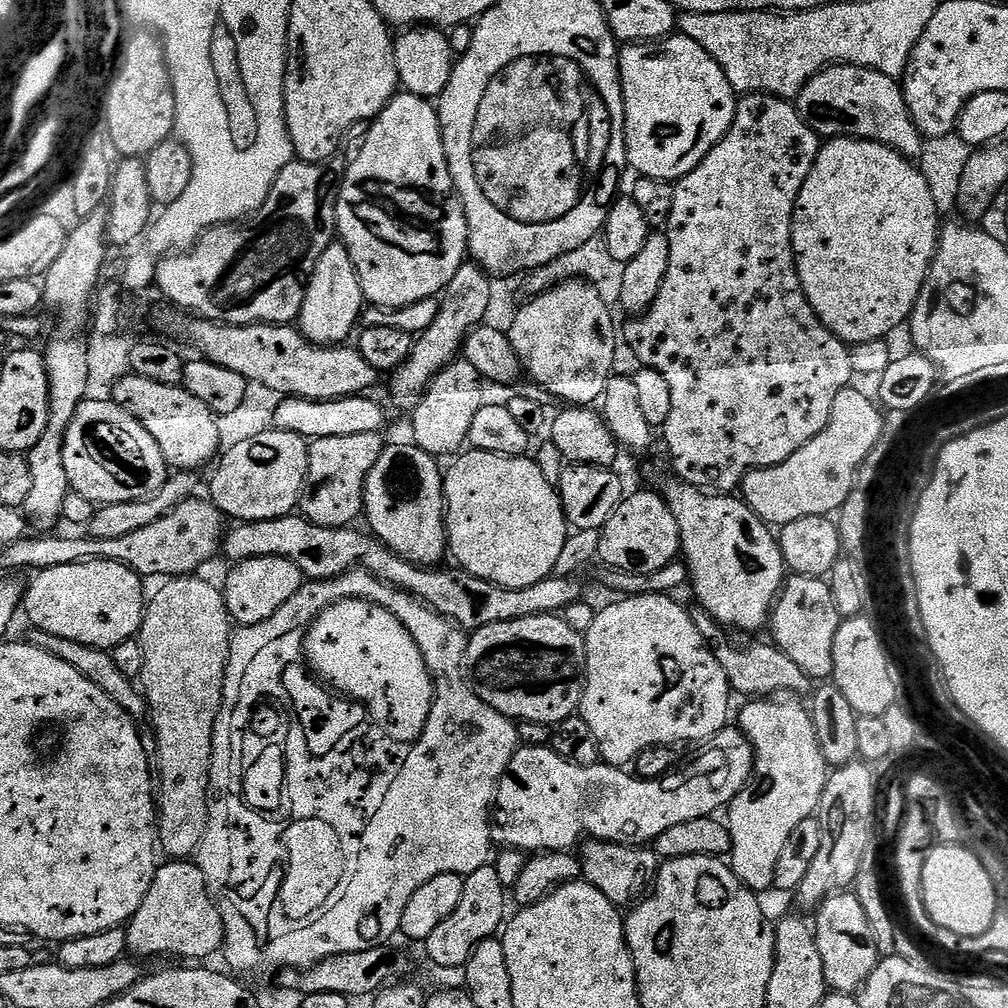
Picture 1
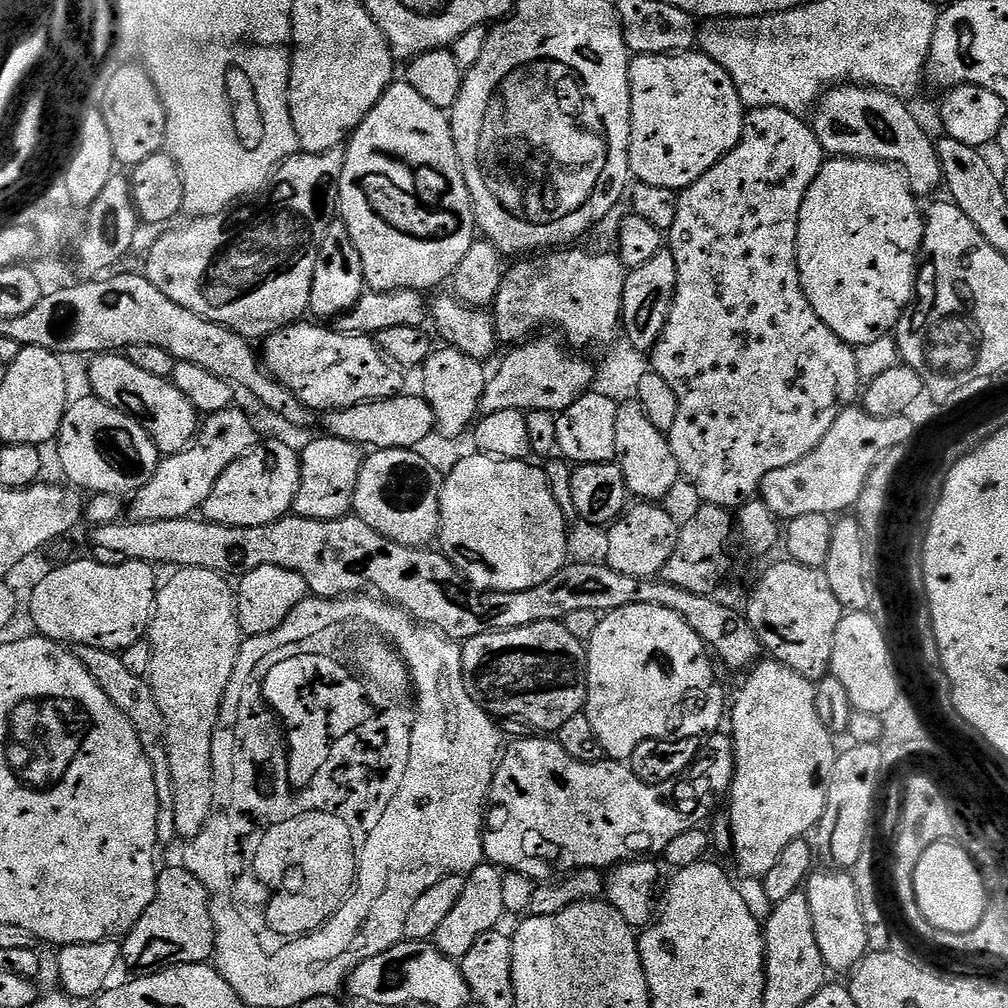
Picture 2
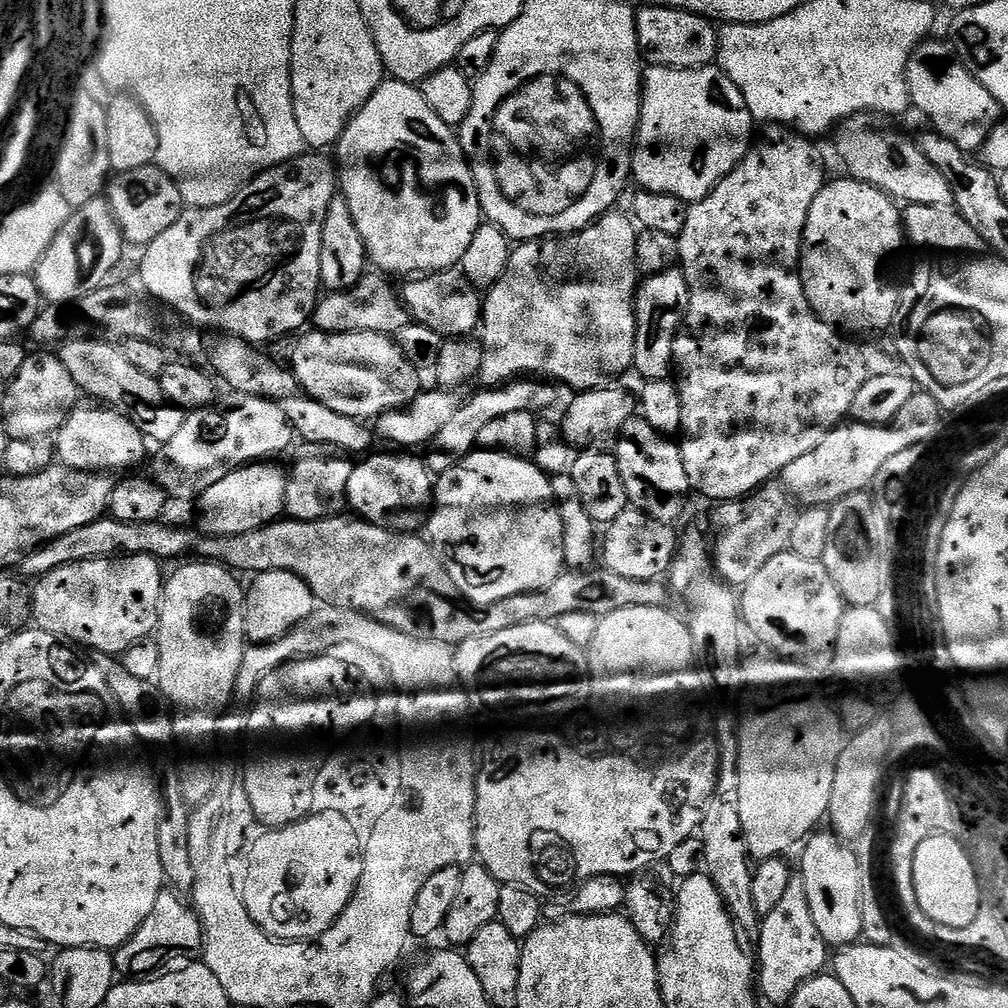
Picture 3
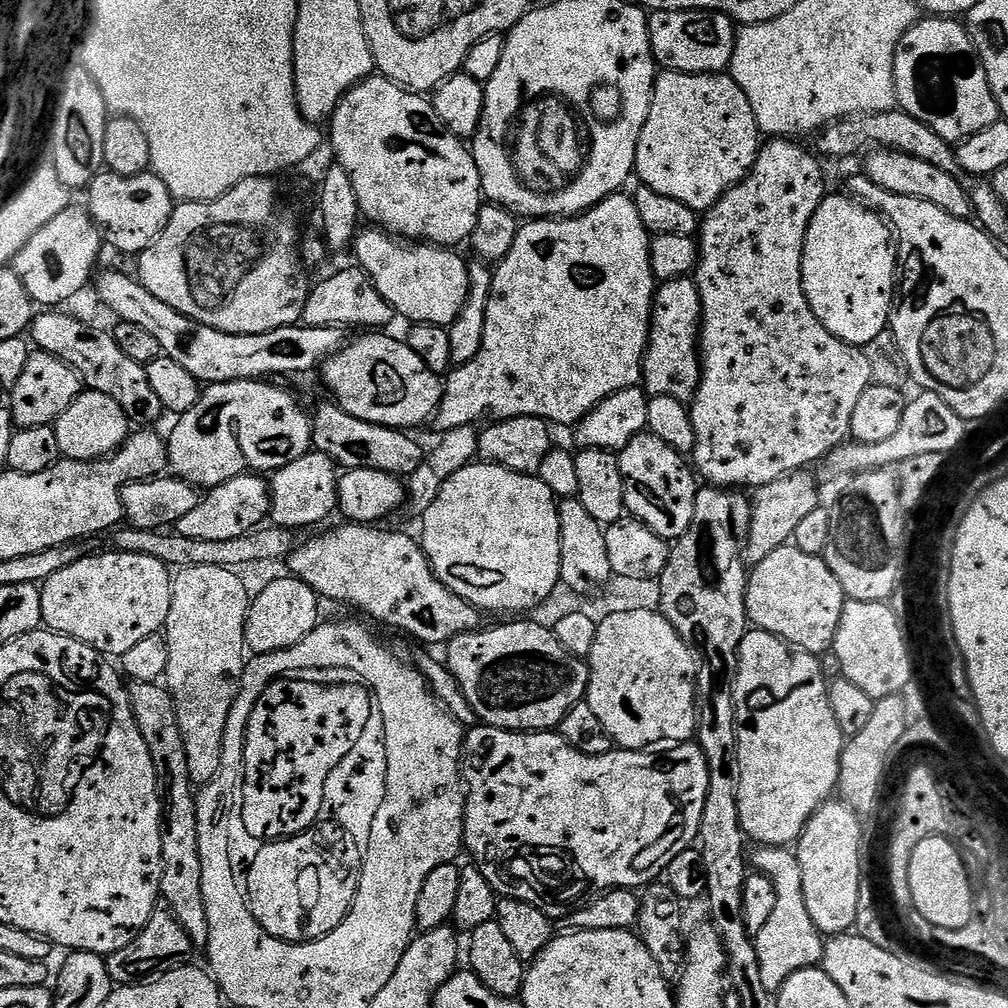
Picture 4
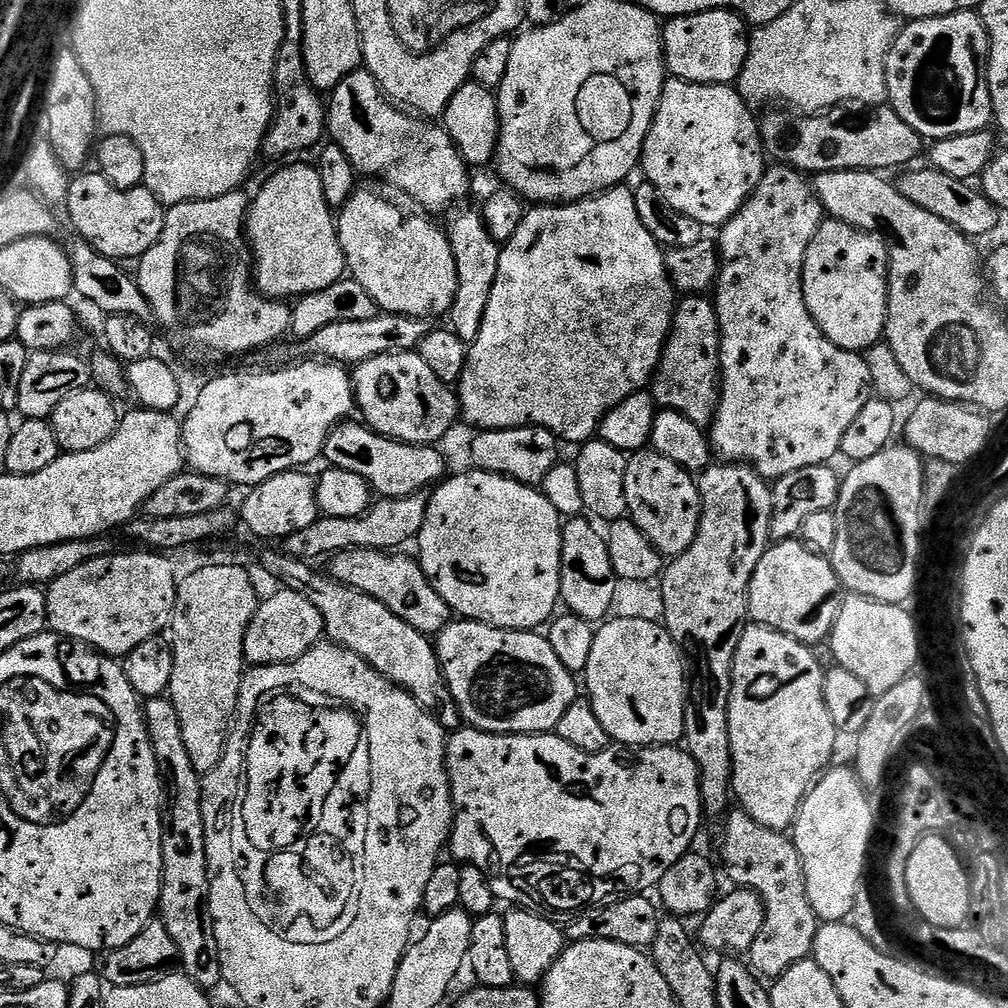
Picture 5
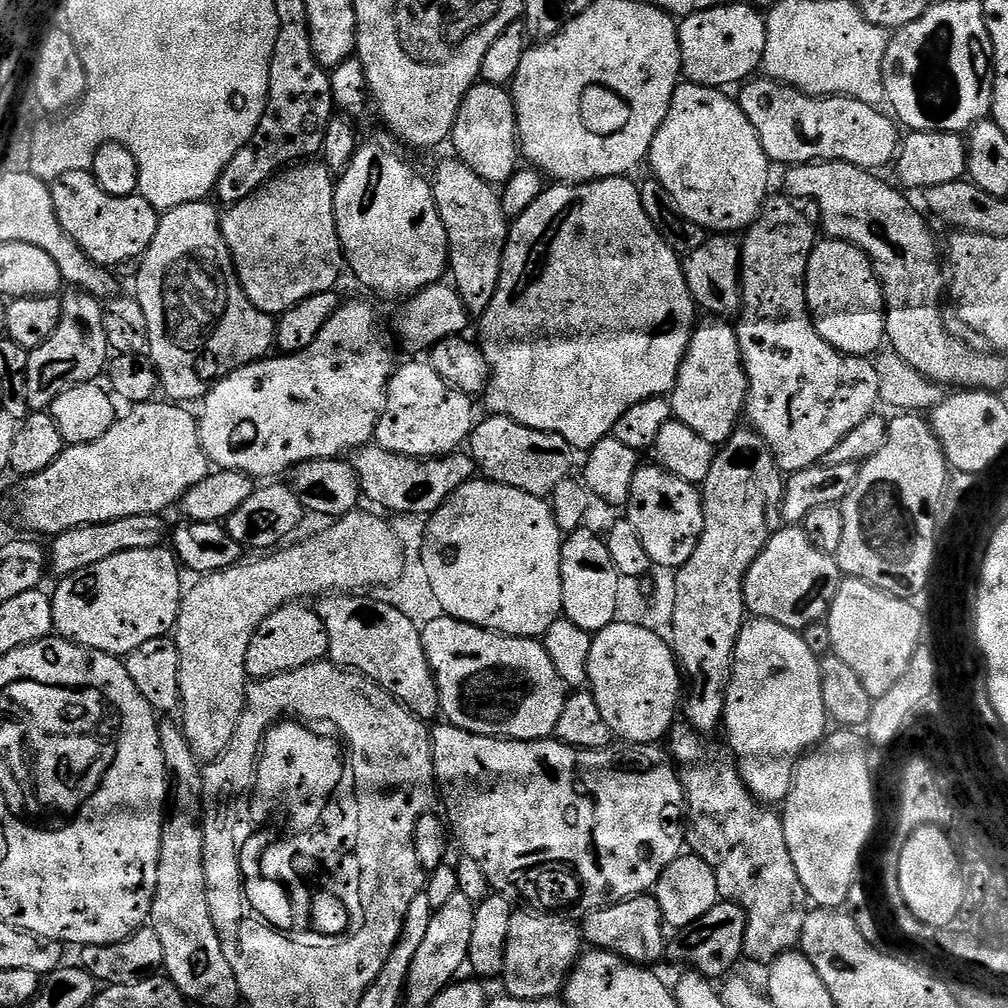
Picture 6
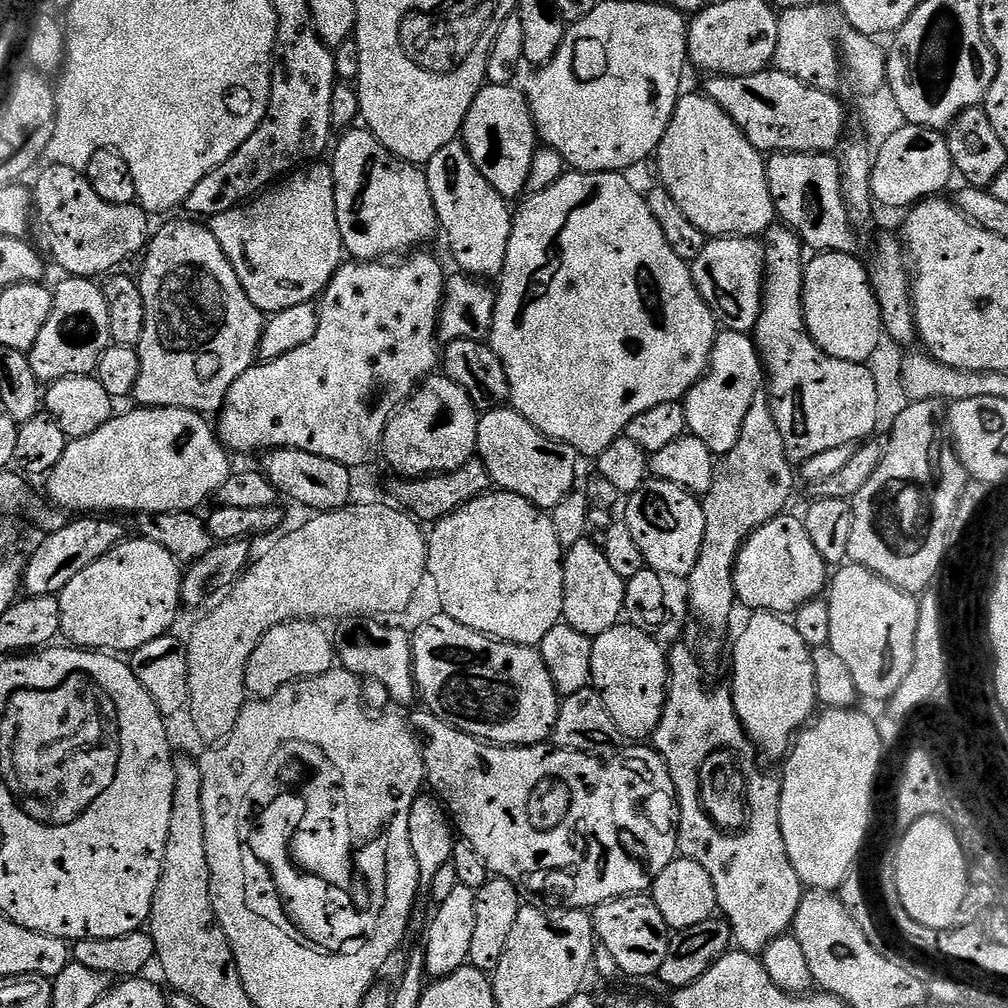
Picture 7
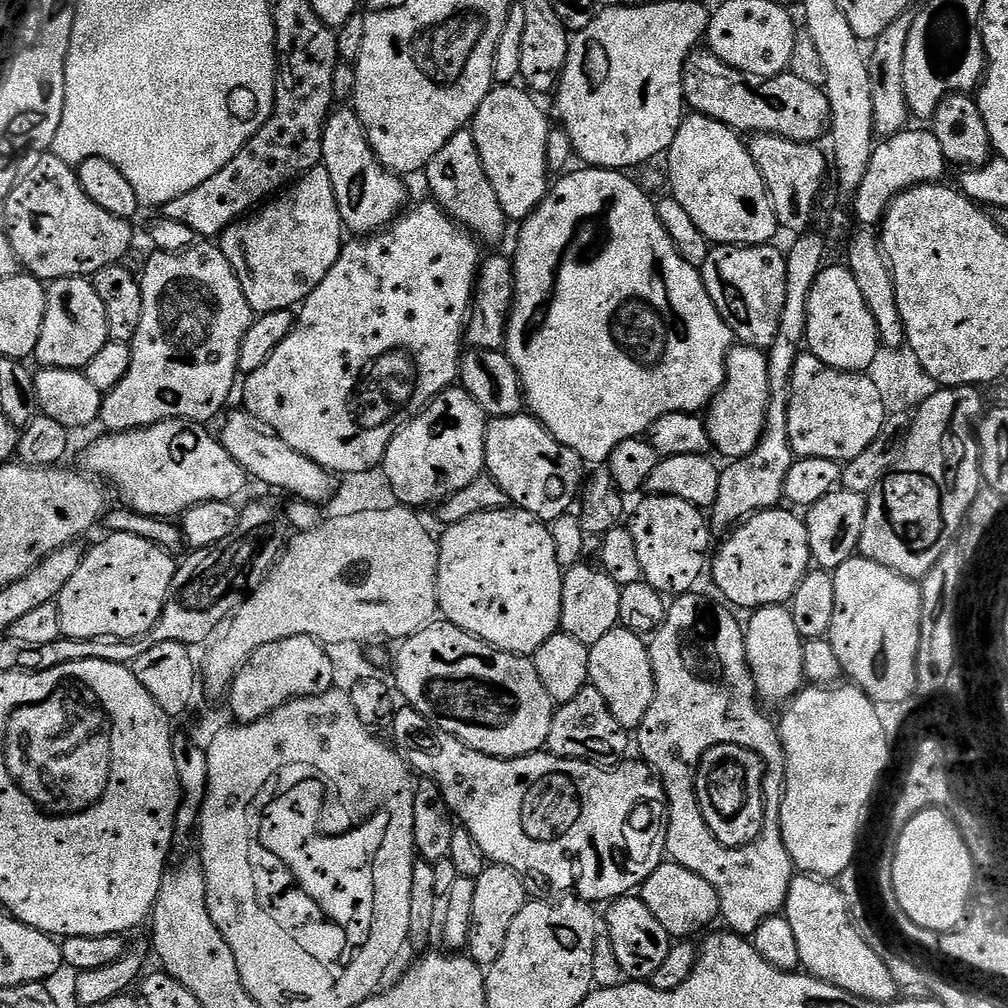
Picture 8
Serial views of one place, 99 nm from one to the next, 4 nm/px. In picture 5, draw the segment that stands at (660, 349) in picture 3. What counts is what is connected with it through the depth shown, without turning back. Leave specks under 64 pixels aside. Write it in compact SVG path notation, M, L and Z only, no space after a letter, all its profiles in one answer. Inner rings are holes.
M688 294L677 303L672 333L664 344L664 353L656 367L650 391L661 409L669 408L682 414L699 428L707 429L711 425L716 408L720 405L720 327L715 303L707 295Z

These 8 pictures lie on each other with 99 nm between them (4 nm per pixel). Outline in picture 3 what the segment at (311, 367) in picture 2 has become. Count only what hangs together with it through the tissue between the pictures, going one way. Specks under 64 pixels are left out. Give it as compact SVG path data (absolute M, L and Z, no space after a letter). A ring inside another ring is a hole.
M305 331L299 337L301 340L292 352L290 367L304 392L322 402L322 406L368 422L371 416L380 418L395 408L406 408L415 396L420 395L421 373L405 358L392 336L377 332L311 331Z

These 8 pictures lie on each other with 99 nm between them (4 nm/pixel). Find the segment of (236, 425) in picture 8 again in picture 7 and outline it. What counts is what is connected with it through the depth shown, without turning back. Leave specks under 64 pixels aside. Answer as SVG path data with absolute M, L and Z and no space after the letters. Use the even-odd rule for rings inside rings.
M277 448L269 451L264 458L262 472L281 497L289 496L294 503L313 508L311 511L316 514L337 512L349 503L352 472L344 464L297 448Z

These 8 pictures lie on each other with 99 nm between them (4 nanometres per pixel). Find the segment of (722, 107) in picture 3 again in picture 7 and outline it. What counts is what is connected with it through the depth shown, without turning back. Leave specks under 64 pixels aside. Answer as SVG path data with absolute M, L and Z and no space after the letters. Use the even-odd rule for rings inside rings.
M681 95L676 103L670 126L654 153L656 168L660 171L659 183L678 202L682 214L704 232L705 237L739 236L741 238L760 238L777 223L776 207L770 198L770 186L766 178L766 160L746 138L746 134L709 96Z

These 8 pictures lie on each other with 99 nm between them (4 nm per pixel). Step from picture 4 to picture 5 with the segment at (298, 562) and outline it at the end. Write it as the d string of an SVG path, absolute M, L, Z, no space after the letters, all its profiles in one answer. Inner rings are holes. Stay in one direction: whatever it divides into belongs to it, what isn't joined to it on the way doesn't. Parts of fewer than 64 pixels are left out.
M354 548L337 552L331 557L331 579L357 588L362 594L377 599L388 607L403 622L408 622L414 629L423 632L425 636L435 637L454 619L452 607L434 590L432 583L420 568L419 559L404 554L389 554L379 552L376 548Z

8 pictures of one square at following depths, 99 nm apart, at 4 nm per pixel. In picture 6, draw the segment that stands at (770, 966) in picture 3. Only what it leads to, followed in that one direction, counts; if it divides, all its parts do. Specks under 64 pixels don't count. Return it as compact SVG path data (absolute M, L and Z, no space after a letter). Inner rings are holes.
M677 722L673 724L670 733L670 741L672 740L672 748L670 747L670 755L678 765L680 781L684 787L684 799L686 801L686 844L690 849L691 855L702 858L702 862L706 862L706 866L710 866L714 870L714 878L718 878L718 890L720 891L721 901L729 904L738 904L743 908L744 913L748 916L746 922L746 938L744 939L744 956L752 959L754 963L767 966L772 961L777 960L784 952L791 952L799 945L800 935L802 934L802 926L806 922L809 909L804 908L804 904L809 903L806 890L802 886L802 882L798 878L798 870L794 870L794 858L790 858L790 850L786 846L786 830L784 829L784 821L781 813L775 807L762 804L753 796L752 791L744 785L744 779L740 777L740 771L736 769L734 757L723 743L707 744L705 737L701 733L694 731L688 724Z

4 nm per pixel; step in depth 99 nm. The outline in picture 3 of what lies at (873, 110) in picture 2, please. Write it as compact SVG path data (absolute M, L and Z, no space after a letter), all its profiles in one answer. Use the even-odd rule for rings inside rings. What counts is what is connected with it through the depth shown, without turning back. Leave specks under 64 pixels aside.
M859 112L856 116L849 116L847 120L841 120L835 129L836 152L840 155L842 163L848 167L848 172L856 180L861 180L864 184L869 184L872 188L877 188L877 193L887 194L893 201L901 202L905 205L921 204L922 206L938 206L947 208L953 203L952 188L946 182L946 178L922 154L919 143L908 136L903 136L895 128L893 121L889 117L880 115L879 112Z

